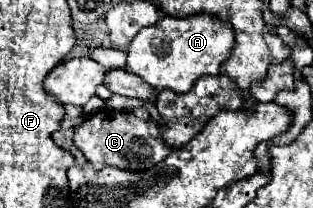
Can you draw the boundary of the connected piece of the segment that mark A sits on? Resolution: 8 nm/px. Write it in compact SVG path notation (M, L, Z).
M163 17L157 25L141 29L129 45L127 71L139 75L155 91L171 89L177 95L189 93L203 75L219 75L221 61L229 59L233 49L233 29L215 17Z

